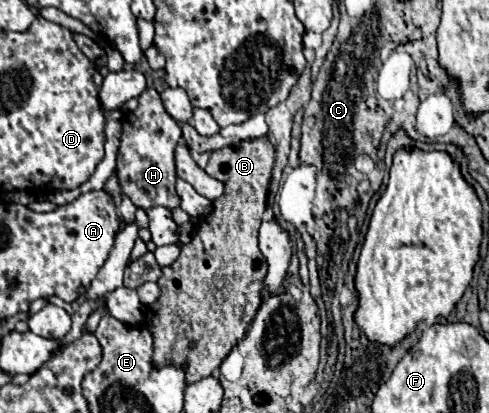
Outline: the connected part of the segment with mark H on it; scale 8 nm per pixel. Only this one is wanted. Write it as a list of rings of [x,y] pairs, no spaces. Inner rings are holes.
[[[152,86],[140,94],[138,108],[128,114],[128,122],[132,128],[122,128],[118,166],[116,166],[122,192],[134,202],[136,208],[142,210],[154,206],[176,208],[180,204],[180,198],[174,192],[174,182],[176,182],[174,148],[182,136],[180,124],[172,120],[172,116],[166,112],[160,94]]]

